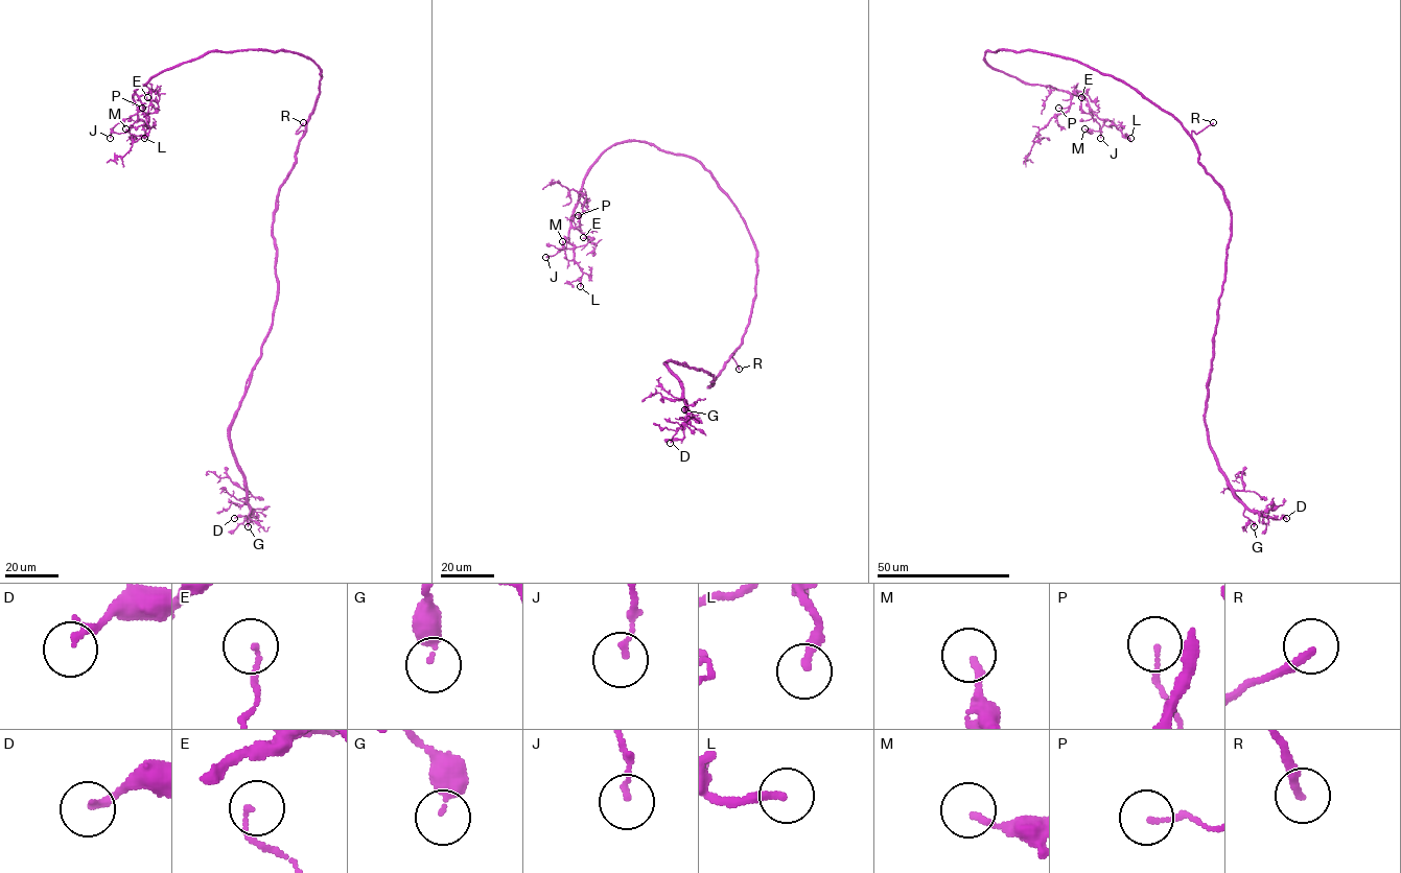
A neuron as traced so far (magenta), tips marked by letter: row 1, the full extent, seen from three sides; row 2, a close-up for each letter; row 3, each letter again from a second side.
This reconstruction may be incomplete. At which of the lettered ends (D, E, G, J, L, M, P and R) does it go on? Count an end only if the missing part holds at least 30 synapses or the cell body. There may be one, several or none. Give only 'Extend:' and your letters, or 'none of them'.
Extend: L, R

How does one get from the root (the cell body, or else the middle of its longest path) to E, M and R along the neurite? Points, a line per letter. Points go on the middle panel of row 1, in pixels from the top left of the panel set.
E: (747, 328), (756, 249), (698, 161), (640, 141), (609, 146), (571, 217), (569, 241), (591, 239), (583, 237)
M: (747, 328), (756, 249), (734, 204), (694, 159), (640, 141), (609, 146), (584, 180), (571, 260), (562, 241)
R: (747, 328), (743, 343), (732, 353), (739, 369)

